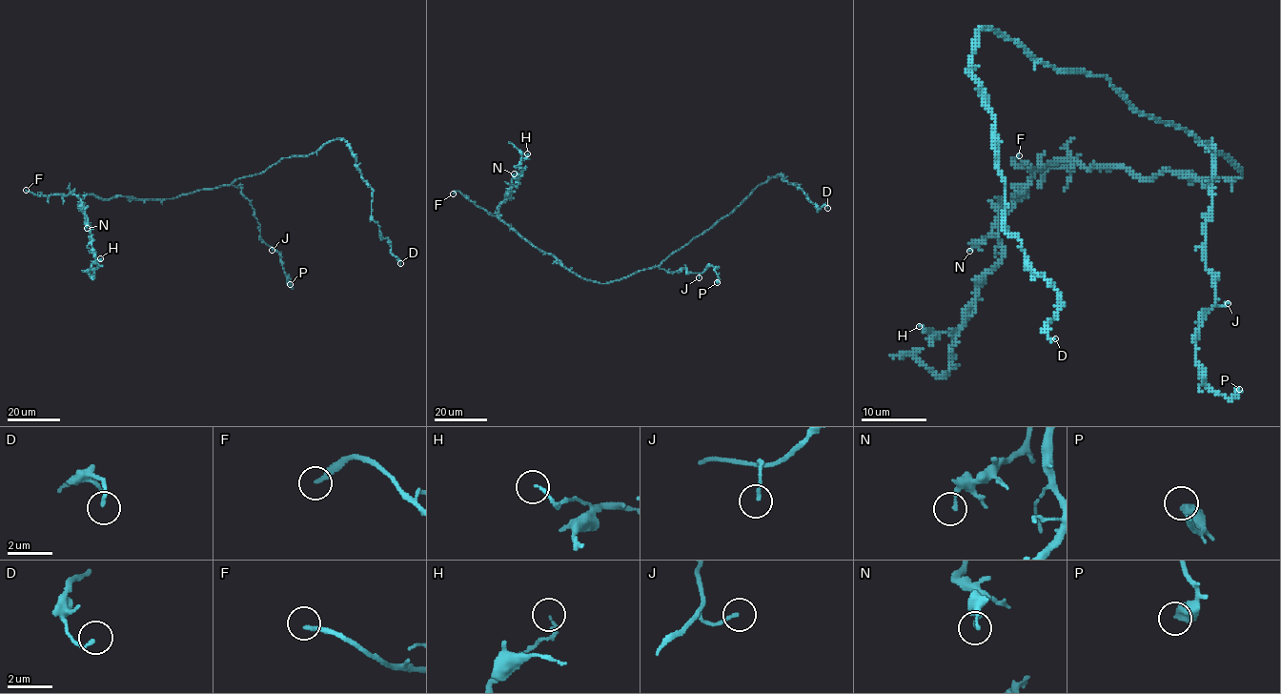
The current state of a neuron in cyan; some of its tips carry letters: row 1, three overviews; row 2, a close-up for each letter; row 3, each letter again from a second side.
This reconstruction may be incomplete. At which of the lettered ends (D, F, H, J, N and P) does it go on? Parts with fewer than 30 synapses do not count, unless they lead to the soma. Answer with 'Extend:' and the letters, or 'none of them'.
Extend: F

